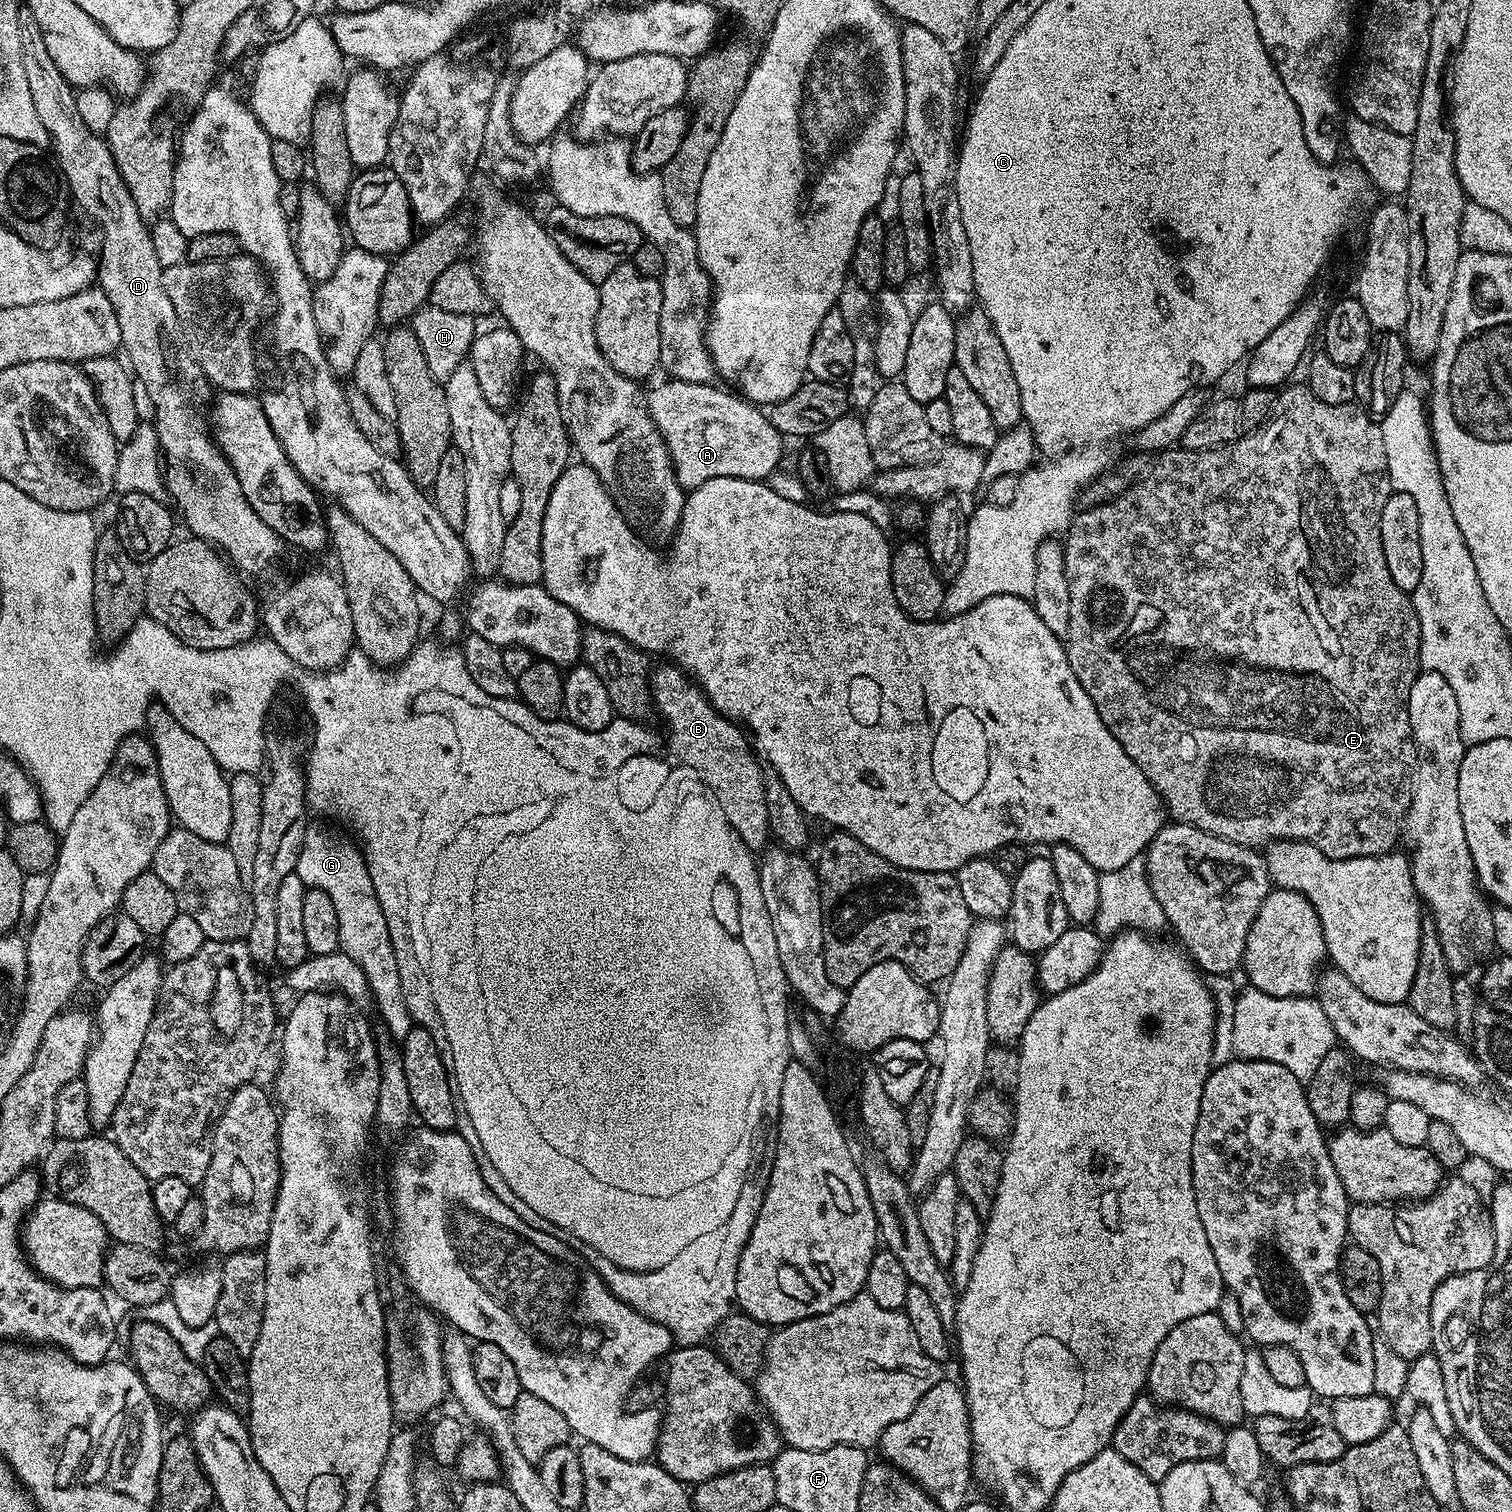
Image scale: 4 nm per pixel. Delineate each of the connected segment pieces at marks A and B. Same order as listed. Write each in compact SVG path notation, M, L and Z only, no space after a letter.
M669 379L668 384L660 384L652 393L647 393L646 403L648 406L648 413L654 418L654 422L658 426L658 430L662 434L662 438L668 447L668 453L672 459L672 468L676 472L676 477L680 483L681 488L691 490L702 486L702 482L710 482L710 478L742 478L743 480L758 480L761 482L767 481L768 477L773 471L781 467L780 455L784 452L784 444L786 444L785 437L781 436L780 429L772 423L767 415L764 416L757 405L747 401L743 396L737 394L735 391L727 390L723 392L722 389L716 388L715 383L711 384L695 384L694 382L682 382L681 380Z
M669 666L657 672L655 669L650 676L650 700L655 711L657 708L664 718L662 724L672 735L673 748L694 768L700 769L705 781L711 785L716 805L722 814L726 814L730 826L740 836L740 843L749 850L763 849L769 843L770 831L760 773L761 761L745 729L735 720L723 716L683 668Z

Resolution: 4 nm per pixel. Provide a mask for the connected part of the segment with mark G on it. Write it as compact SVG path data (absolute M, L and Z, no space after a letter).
M309 830L304 833L304 845L298 854L295 872L302 878L305 889L317 888L330 894L330 902L334 902L334 911L338 914L340 951L354 958L362 974L366 974L366 982L372 991L371 1001L386 1024L385 1031L393 1040L403 1042L414 1026L414 1018L402 995L402 978L398 978L394 946L388 937L382 906L378 906L374 894L374 882L370 882L364 853L355 843L347 844L328 832Z

